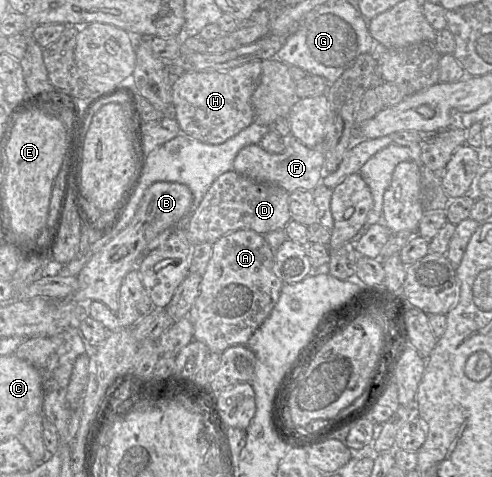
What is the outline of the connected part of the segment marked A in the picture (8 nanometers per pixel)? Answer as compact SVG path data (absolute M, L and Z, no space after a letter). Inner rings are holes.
M237 230L213 244L212 256L200 284L200 292L188 317L194 326L194 339L204 343L210 352L222 353L230 346L247 344L255 330L276 305L283 281L274 273L275 251L264 235L253 230Z

